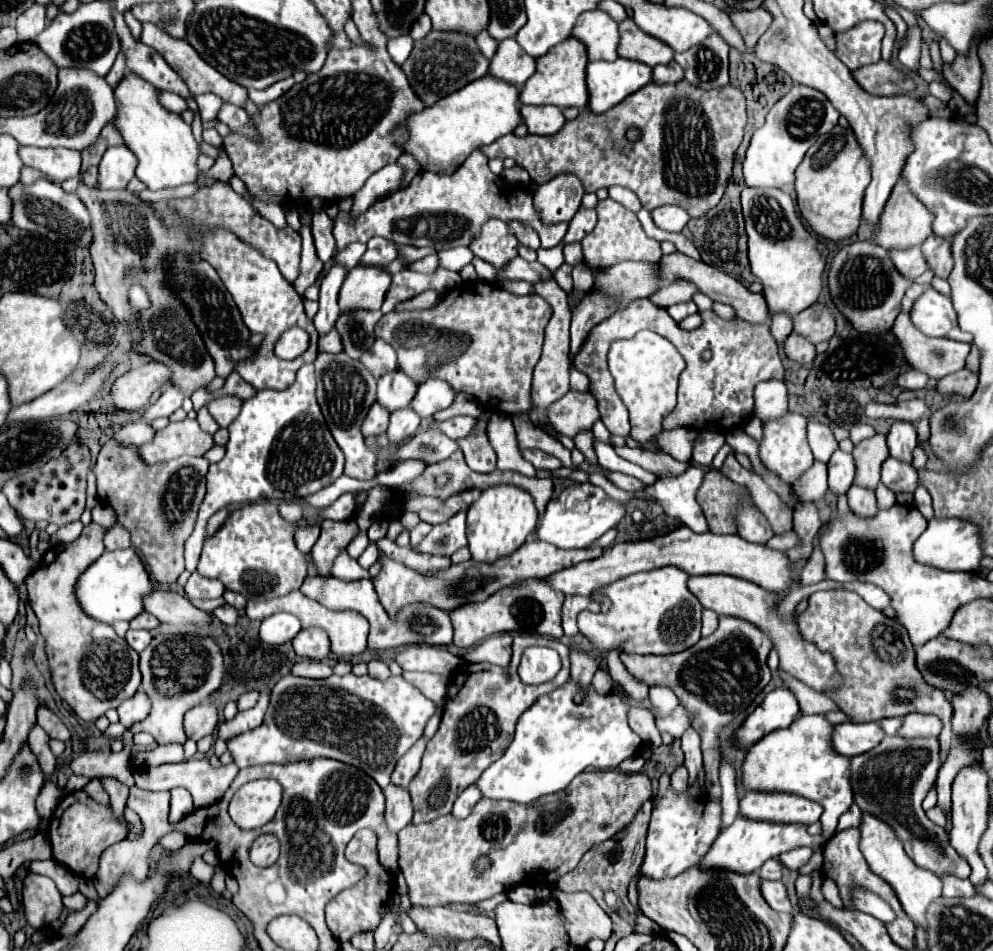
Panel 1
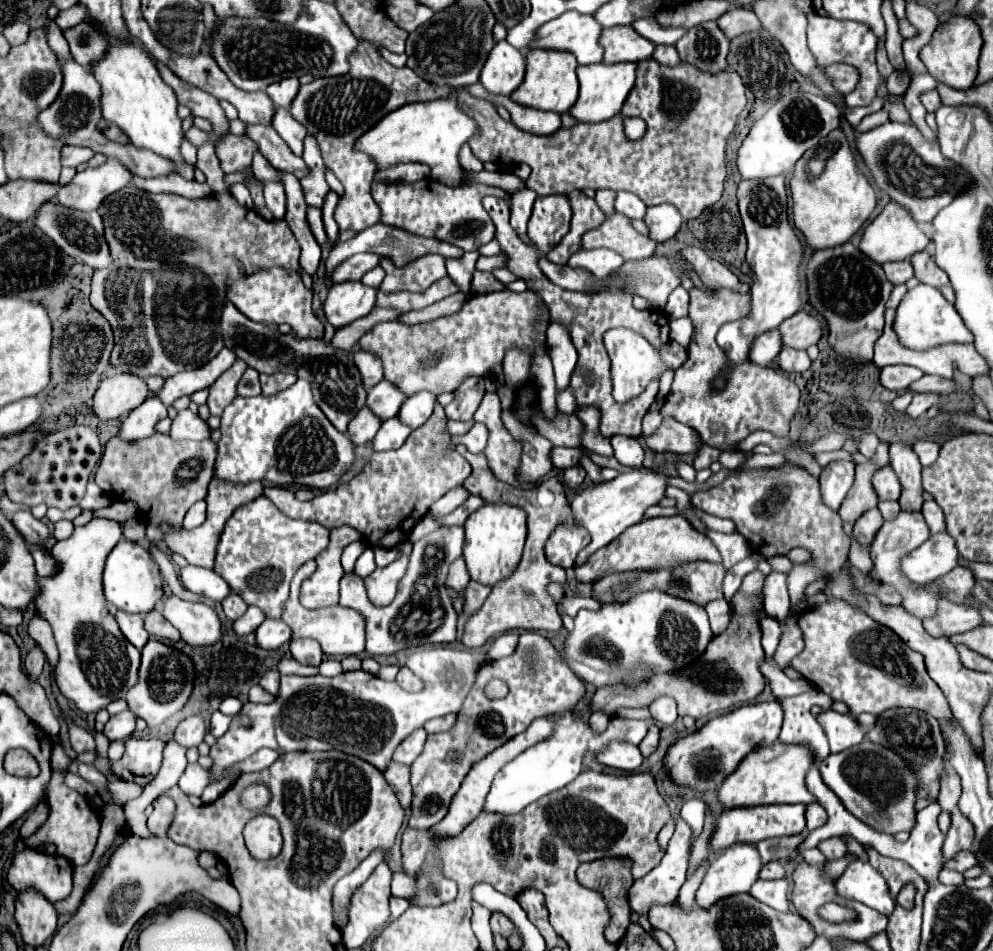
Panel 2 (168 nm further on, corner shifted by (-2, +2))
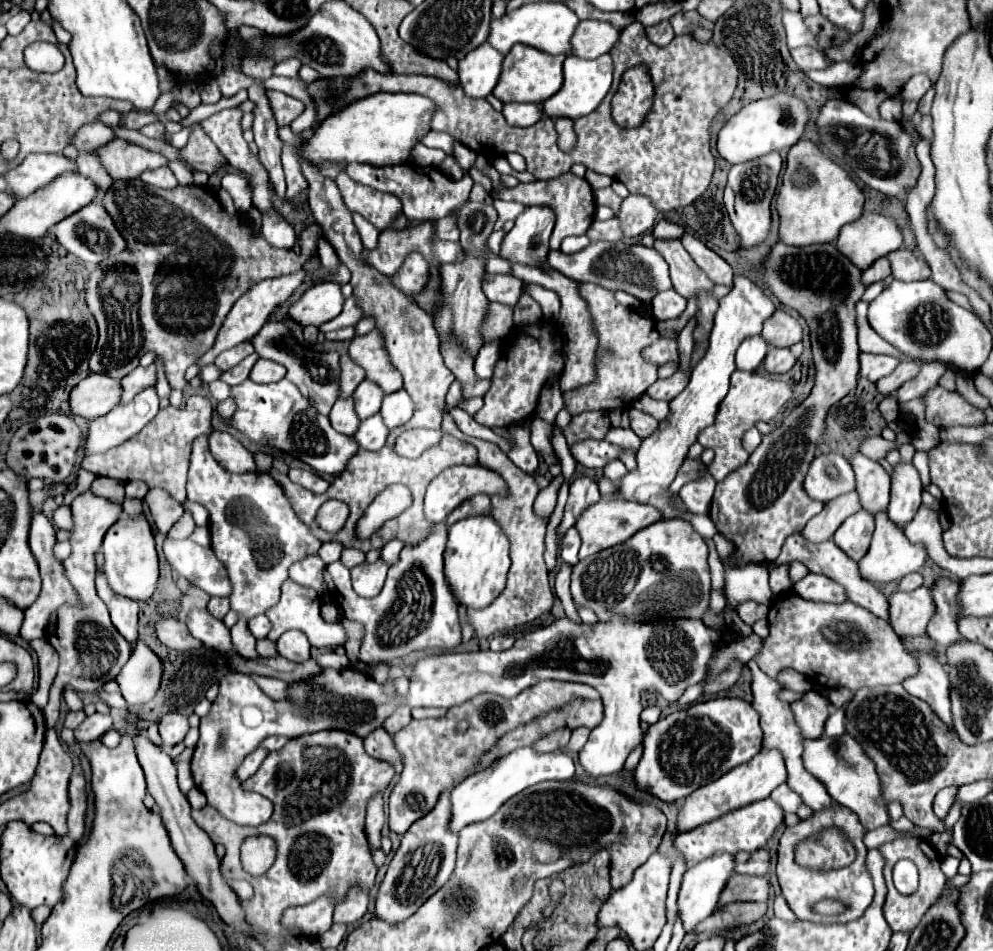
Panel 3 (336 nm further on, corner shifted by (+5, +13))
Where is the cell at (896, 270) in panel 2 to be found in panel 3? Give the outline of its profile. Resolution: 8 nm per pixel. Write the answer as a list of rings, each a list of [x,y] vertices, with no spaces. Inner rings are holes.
[[[887,258],[875,260],[875,262],[863,272],[863,278],[865,278],[865,284],[867,284],[867,286],[873,284],[873,282],[877,282],[877,280],[883,280],[883,278],[887,278],[887,276],[891,276],[891,264],[889,264]]]

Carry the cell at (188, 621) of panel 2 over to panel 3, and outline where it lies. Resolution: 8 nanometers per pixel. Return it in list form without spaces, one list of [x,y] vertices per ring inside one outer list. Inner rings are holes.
[[[193,608],[187,614],[187,628],[193,638],[201,640],[205,646],[213,646],[223,652],[231,652],[231,636],[229,628],[209,614],[207,608]]]

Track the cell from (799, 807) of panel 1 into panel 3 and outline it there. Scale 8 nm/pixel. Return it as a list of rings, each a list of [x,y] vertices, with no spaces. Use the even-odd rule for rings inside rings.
[[[765,798],[759,802],[747,804],[743,808],[737,808],[733,812],[727,812],[707,824],[693,828],[693,830],[677,834],[675,848],[685,856],[687,864],[701,862],[717,852],[731,852],[731,854],[737,854],[739,850],[753,852],[753,850],[765,846],[767,840],[773,836],[773,832],[783,824],[783,814],[785,814],[783,808],[773,798]]]

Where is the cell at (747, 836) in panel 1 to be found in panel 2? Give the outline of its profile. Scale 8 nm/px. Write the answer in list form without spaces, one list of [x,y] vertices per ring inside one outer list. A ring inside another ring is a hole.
[[[732,845],[732,847],[724,849],[718,857],[714,857],[710,861],[710,867],[696,891],[696,903],[702,909],[710,909],[712,905],[716,905],[716,901],[722,901],[724,897],[732,897],[736,893],[748,891],[752,887],[752,883],[758,879],[760,869],[762,869],[762,863],[760,863],[756,845]]]

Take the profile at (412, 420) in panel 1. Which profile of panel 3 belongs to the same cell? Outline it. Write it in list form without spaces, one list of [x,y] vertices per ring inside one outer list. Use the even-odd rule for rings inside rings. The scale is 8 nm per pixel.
[[[375,414],[361,422],[361,426],[355,434],[355,440],[365,450],[381,450],[387,442],[387,436],[389,436],[389,428],[385,426],[381,414]]]

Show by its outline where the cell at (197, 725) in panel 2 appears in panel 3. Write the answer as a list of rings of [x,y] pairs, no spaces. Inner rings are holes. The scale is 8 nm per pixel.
[[[169,712],[159,722],[159,734],[163,738],[165,748],[171,748],[171,746],[183,742],[187,732],[189,732],[189,718],[185,714]]]

